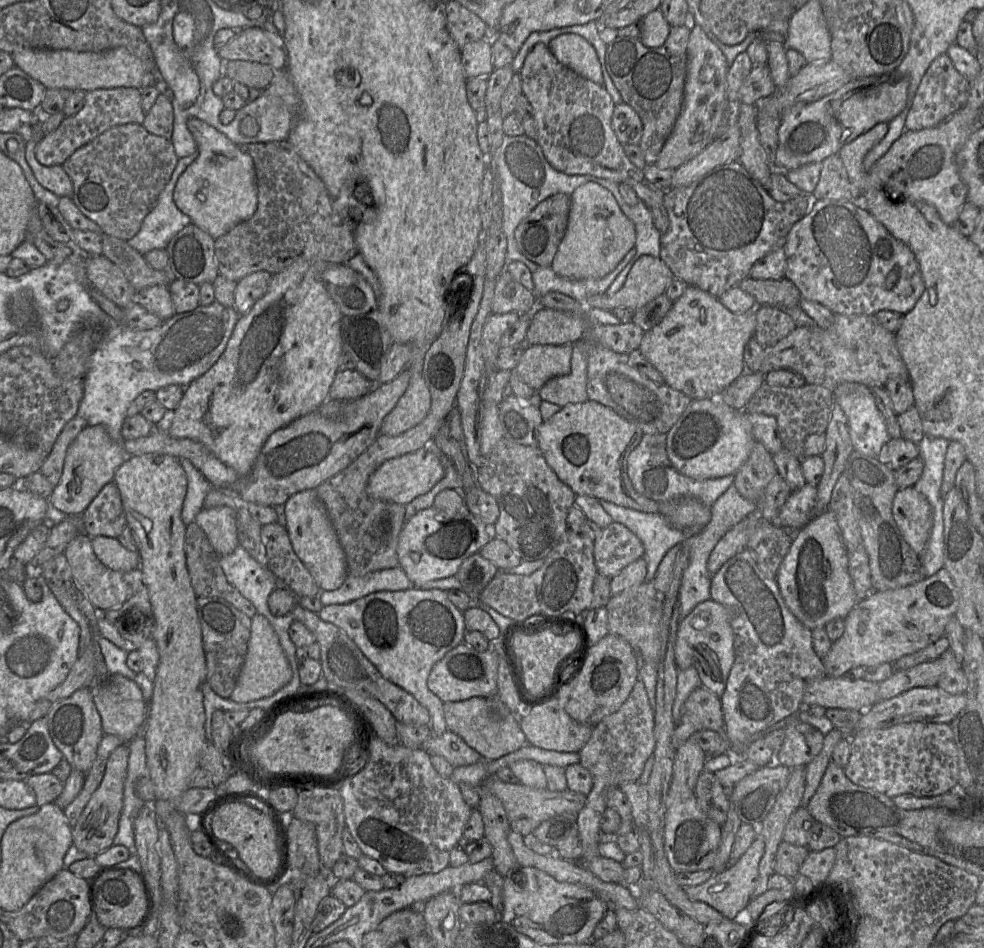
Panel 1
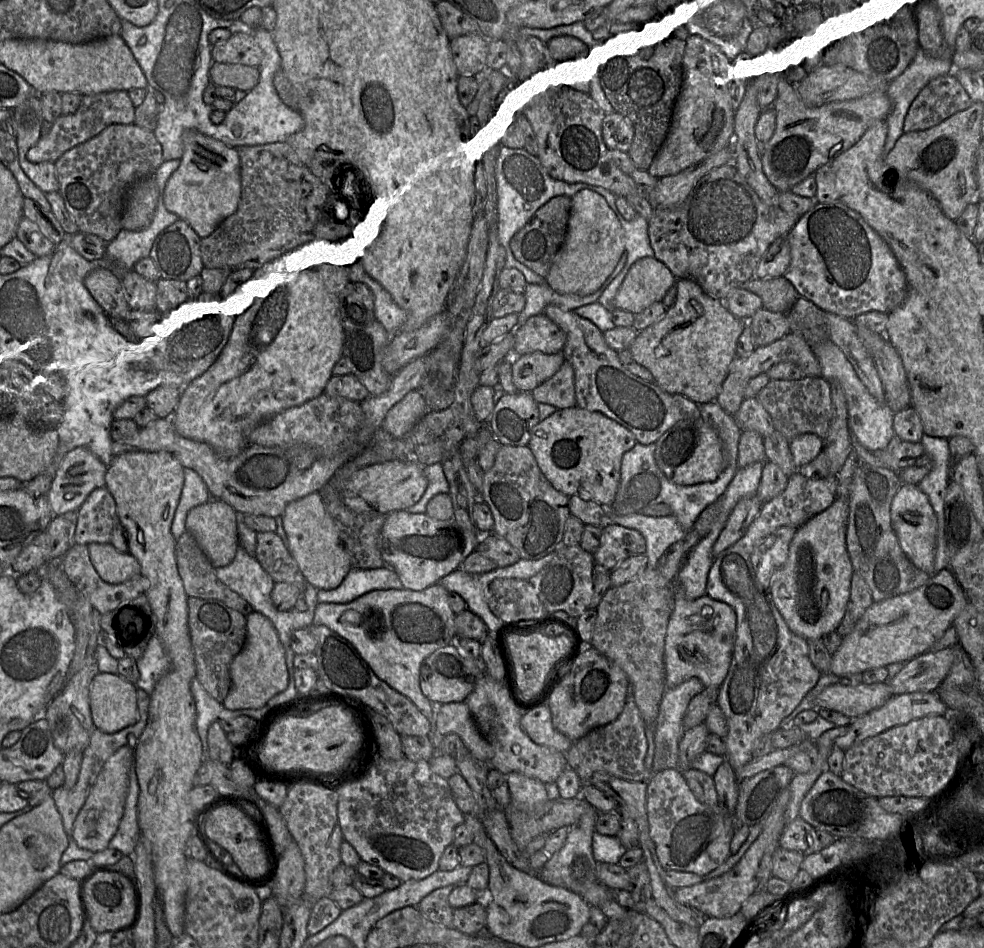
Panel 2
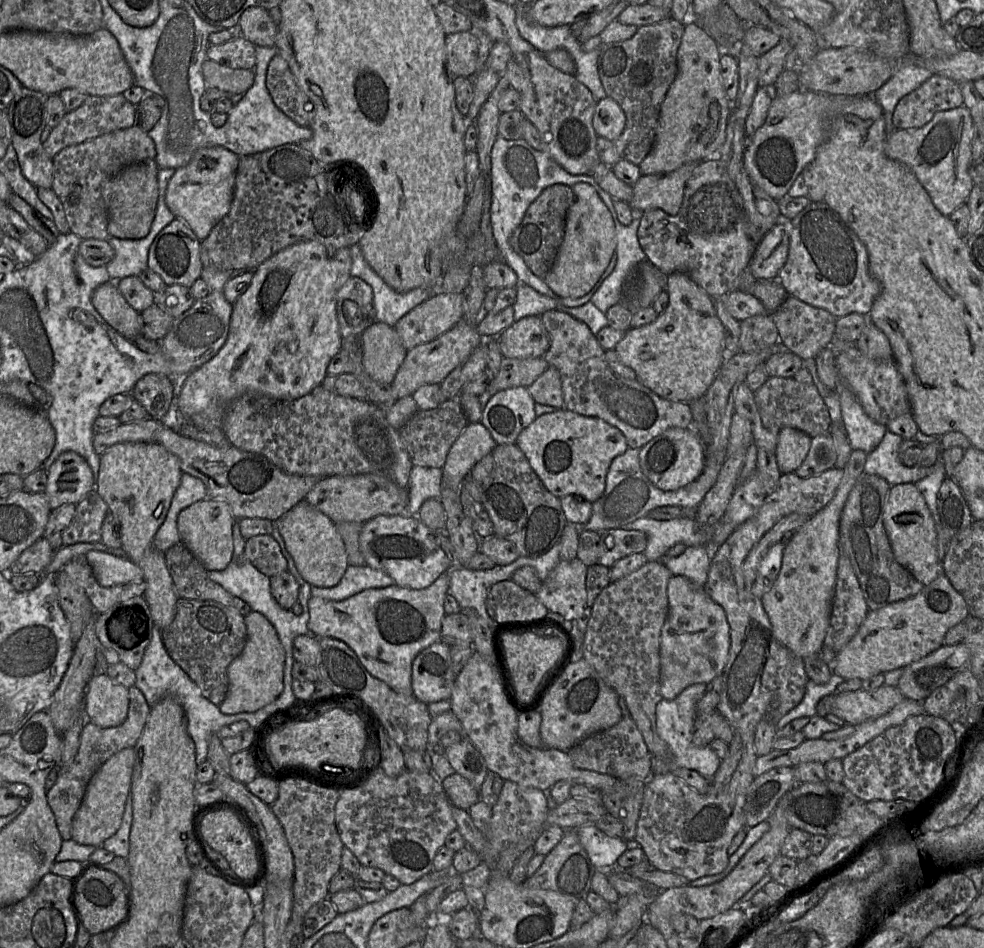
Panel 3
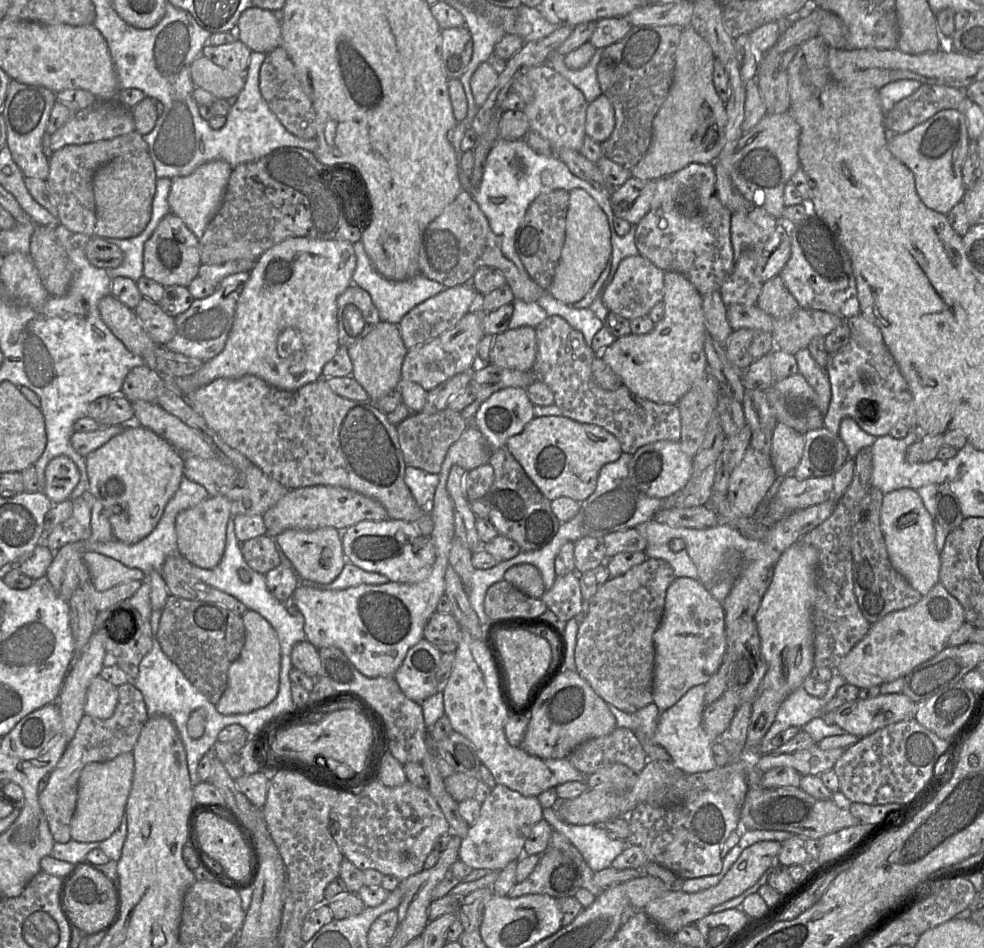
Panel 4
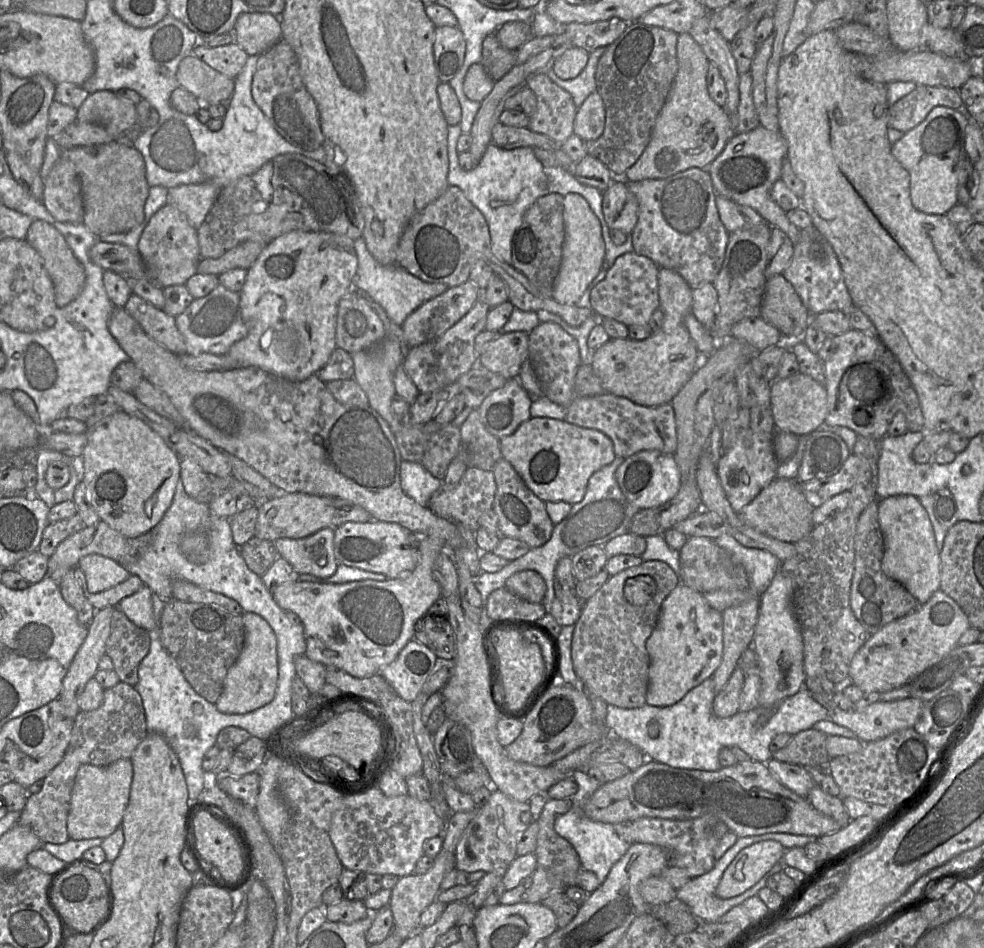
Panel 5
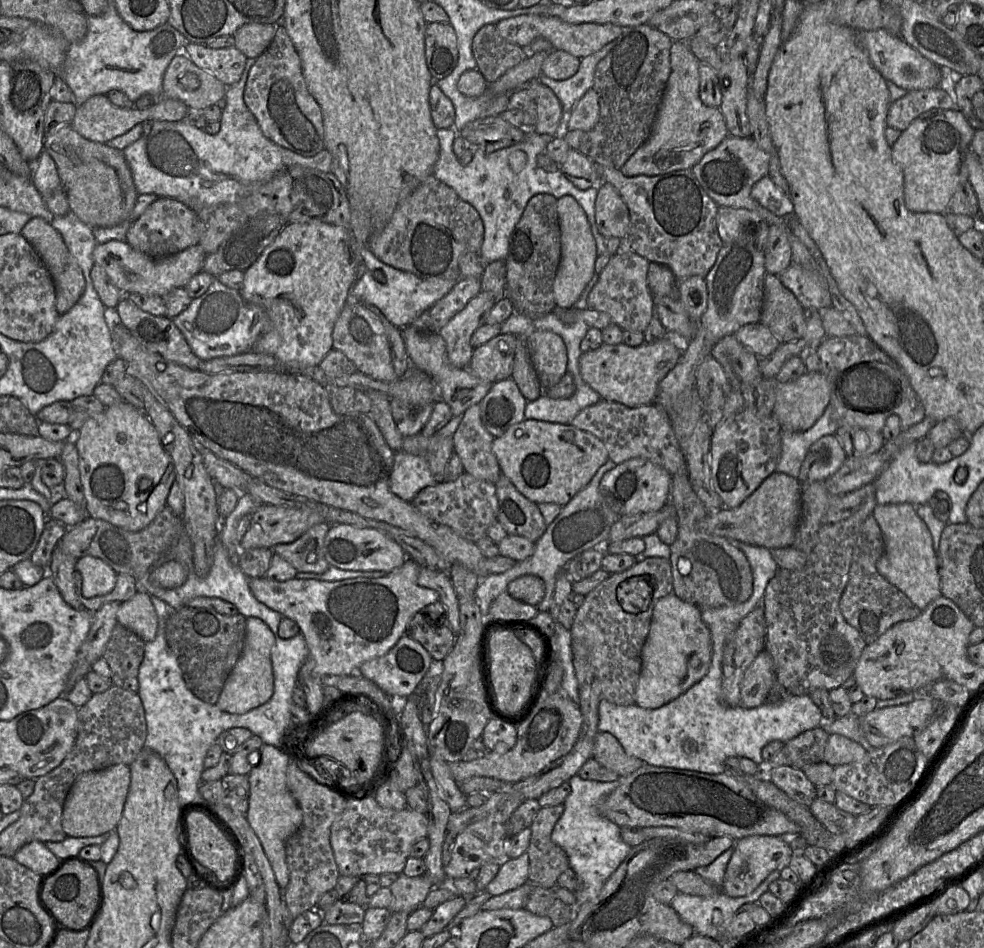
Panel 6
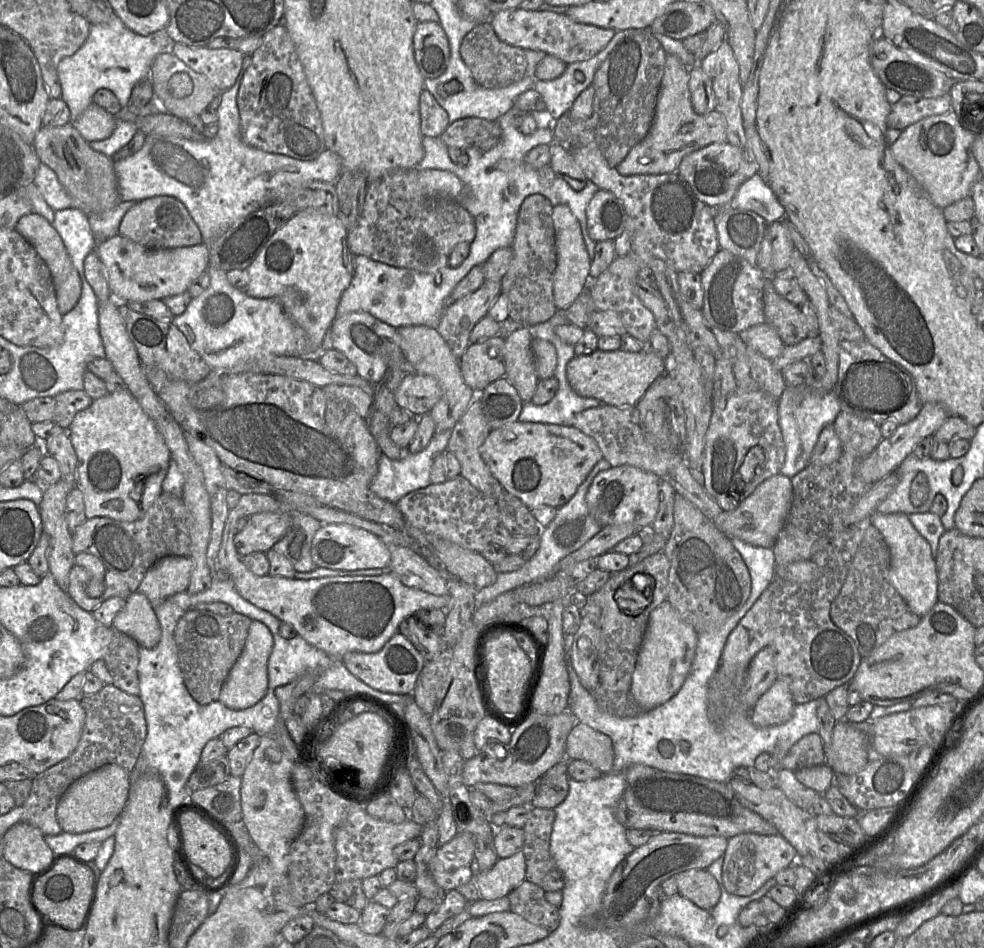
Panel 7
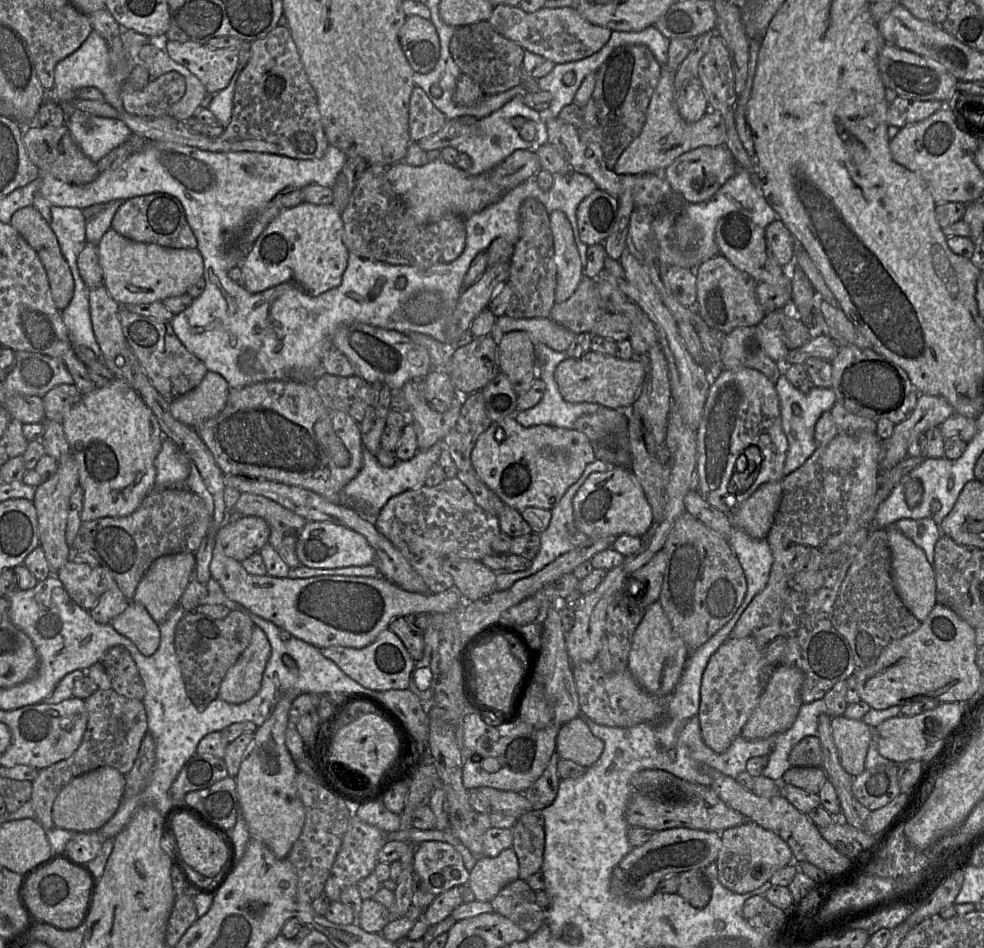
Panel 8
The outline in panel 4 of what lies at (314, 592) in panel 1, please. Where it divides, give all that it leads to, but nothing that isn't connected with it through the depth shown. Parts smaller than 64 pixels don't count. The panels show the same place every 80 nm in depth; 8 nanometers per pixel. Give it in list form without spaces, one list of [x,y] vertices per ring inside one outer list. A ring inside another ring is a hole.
[[[268,535],[254,537],[241,547],[246,563],[260,574],[265,575],[281,563],[275,541]]]

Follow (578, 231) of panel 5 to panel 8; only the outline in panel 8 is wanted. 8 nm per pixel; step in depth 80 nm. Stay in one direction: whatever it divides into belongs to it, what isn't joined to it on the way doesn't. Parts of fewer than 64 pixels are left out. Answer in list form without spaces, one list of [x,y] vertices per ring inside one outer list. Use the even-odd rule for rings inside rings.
[[[560,210],[553,211],[550,214],[550,227],[557,269],[555,303],[560,303],[573,295],[584,276],[584,269],[567,216]]]

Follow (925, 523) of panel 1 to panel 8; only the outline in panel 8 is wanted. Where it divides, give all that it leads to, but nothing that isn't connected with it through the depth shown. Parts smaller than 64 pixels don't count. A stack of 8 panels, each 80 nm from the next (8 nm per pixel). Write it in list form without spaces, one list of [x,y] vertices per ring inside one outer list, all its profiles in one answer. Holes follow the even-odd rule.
[[[894,526],[884,528],[891,552],[891,571],[894,588],[904,606],[921,623],[936,604],[936,581],[933,566],[924,551]]]

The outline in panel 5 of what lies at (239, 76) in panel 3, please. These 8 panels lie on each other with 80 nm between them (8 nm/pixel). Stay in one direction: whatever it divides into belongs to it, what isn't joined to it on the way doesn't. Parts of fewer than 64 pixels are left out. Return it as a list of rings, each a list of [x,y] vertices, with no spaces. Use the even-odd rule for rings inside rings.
[[[192,54],[180,61],[176,79],[179,87],[193,94],[203,106],[230,99],[234,91],[233,78],[219,73]]]

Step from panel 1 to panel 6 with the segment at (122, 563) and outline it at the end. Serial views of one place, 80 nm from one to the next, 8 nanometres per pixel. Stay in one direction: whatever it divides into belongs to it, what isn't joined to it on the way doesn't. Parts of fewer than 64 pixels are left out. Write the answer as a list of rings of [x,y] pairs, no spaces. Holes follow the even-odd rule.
[[[83,556],[76,560],[75,570],[81,574],[81,594],[85,596],[104,594],[116,585],[118,574],[100,558]]]

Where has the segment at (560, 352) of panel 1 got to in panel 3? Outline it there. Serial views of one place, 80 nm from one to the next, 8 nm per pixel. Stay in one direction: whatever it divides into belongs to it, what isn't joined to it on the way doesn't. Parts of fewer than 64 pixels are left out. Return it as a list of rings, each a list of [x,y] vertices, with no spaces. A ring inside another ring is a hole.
[[[543,356],[529,359],[504,357],[487,391],[494,395],[508,388],[529,387],[548,367],[549,363]]]

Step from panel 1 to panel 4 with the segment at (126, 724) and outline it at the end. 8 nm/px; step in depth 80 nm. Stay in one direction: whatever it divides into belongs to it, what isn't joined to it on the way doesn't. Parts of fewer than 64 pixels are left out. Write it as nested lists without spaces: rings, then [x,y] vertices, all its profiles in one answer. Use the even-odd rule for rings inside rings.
[[[100,675],[92,679],[86,693],[85,714],[106,720],[113,716],[118,704],[118,689]]]

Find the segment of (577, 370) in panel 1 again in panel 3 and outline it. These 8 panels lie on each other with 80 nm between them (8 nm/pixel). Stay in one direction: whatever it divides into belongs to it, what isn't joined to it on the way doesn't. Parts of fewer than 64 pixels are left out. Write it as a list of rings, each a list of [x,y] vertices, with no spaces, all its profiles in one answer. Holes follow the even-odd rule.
[[[549,366],[527,388],[535,402],[564,408],[561,376],[555,367]]]

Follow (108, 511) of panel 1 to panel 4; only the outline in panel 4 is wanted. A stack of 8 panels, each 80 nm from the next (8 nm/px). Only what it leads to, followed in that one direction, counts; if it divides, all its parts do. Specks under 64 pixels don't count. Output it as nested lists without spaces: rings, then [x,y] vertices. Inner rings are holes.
[[[82,495],[73,500],[72,515],[46,536],[46,546],[55,552],[68,543],[89,540],[92,534],[91,511],[92,507]]]

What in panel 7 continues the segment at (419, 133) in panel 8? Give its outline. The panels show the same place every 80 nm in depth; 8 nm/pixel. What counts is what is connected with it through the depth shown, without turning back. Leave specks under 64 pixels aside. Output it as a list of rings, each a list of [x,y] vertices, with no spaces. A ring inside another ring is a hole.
[[[425,88],[420,95],[419,112],[424,137],[440,137],[450,124],[448,113]]]

